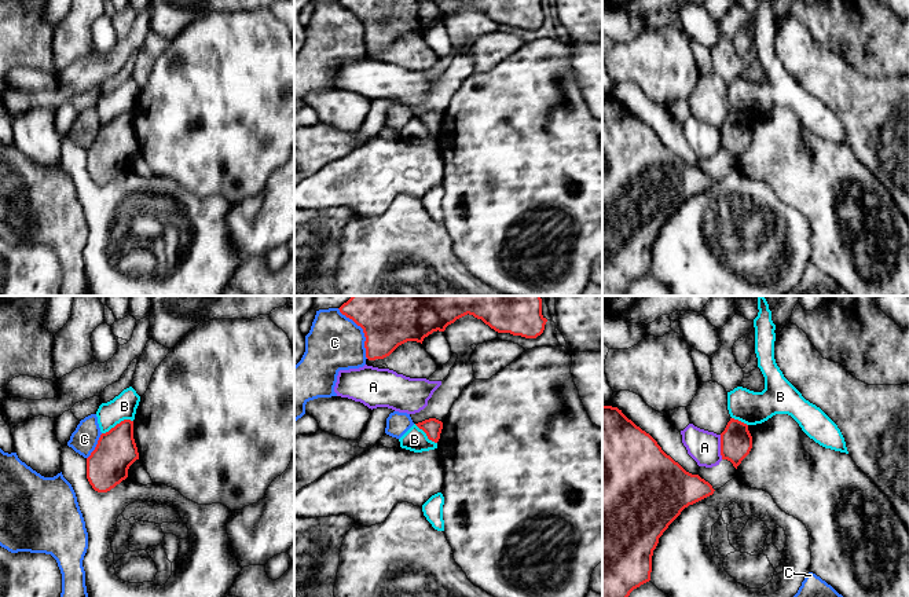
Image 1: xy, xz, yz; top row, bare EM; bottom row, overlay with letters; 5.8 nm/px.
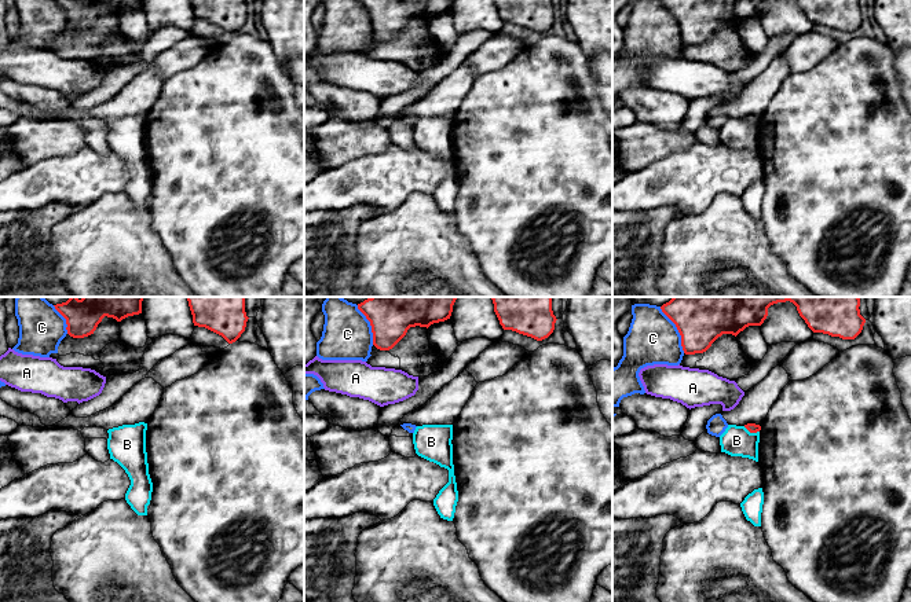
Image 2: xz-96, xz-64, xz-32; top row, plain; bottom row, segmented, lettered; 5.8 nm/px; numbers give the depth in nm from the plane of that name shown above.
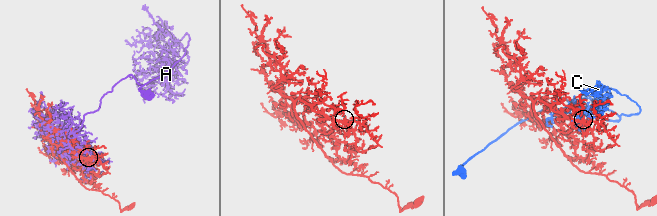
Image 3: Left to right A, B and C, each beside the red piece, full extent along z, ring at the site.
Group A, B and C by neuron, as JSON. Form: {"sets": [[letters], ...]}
{"sets": [["A"], ["B"], ["C"]]}

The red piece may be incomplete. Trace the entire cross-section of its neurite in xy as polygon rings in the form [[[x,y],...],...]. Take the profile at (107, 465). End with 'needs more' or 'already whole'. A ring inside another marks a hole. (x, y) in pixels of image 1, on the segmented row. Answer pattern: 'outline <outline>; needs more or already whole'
outline [[[124,420],[100,435],[87,458],[87,479],[95,491],[107,492],[128,477],[128,469],[136,459],[133,421]]]; already whole

